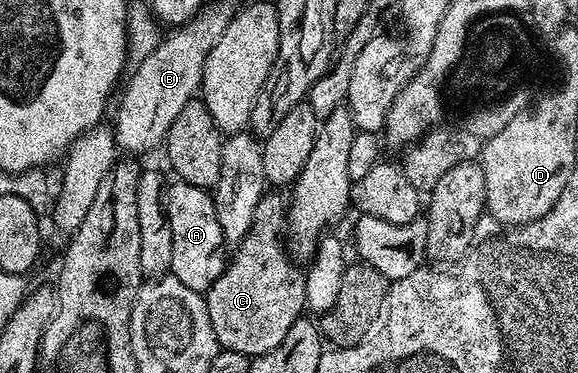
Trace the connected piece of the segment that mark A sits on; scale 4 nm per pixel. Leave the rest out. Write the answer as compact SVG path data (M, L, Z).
M174 180L167 189L169 222L171 223L171 267L169 273L183 287L204 294L205 290L225 272L227 264L227 246L223 227L215 219L215 203L210 190L200 189L186 181Z

